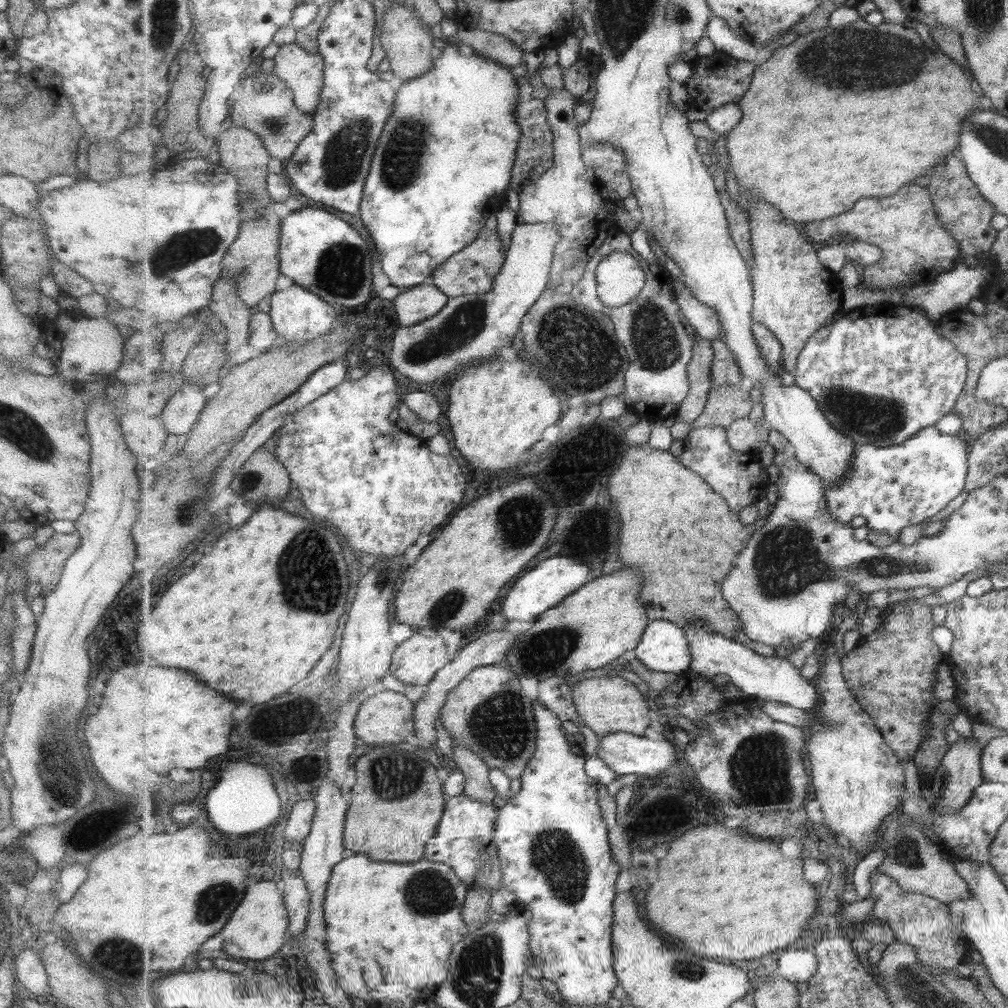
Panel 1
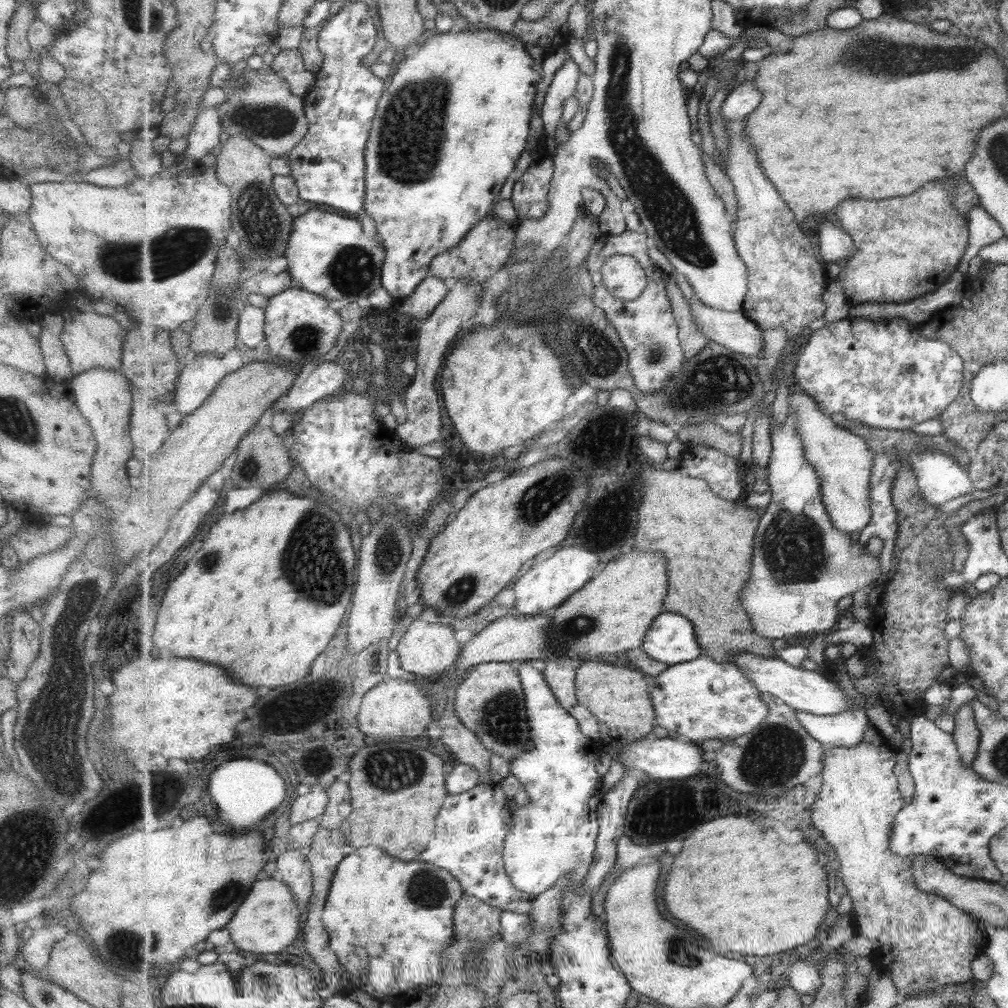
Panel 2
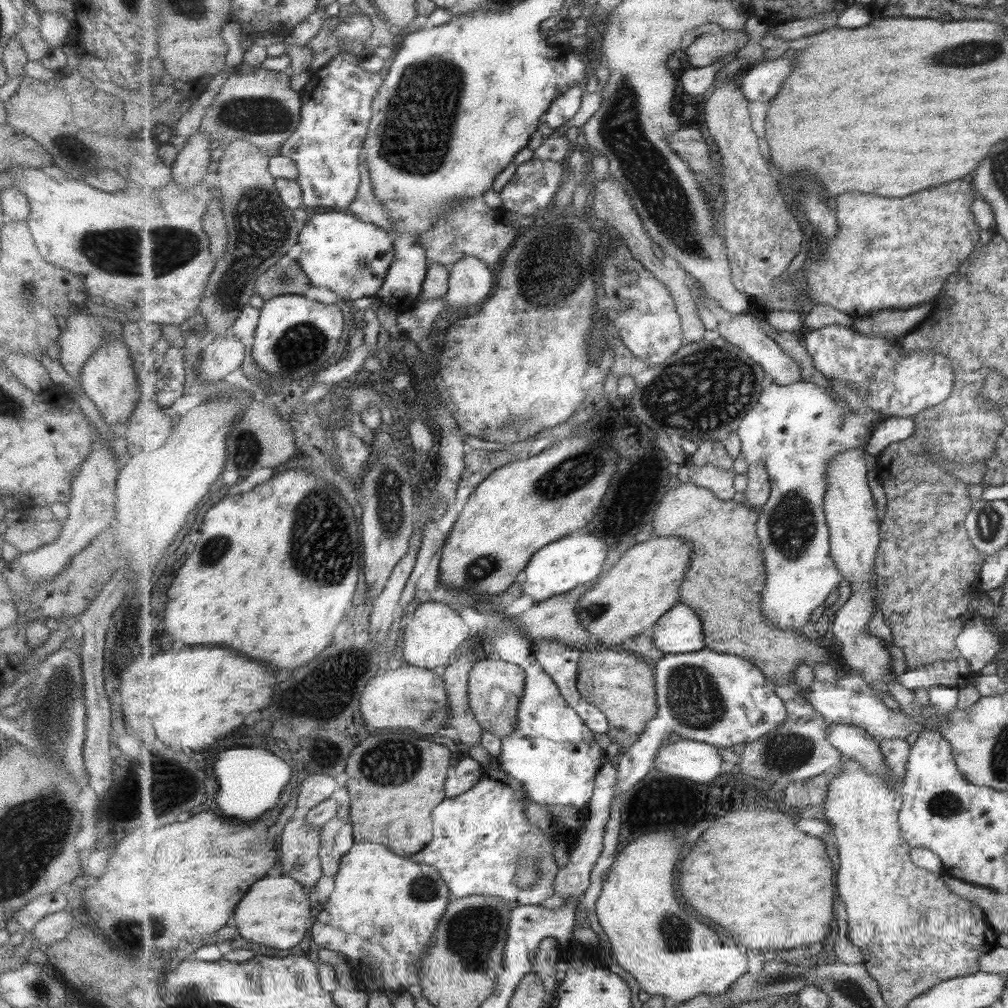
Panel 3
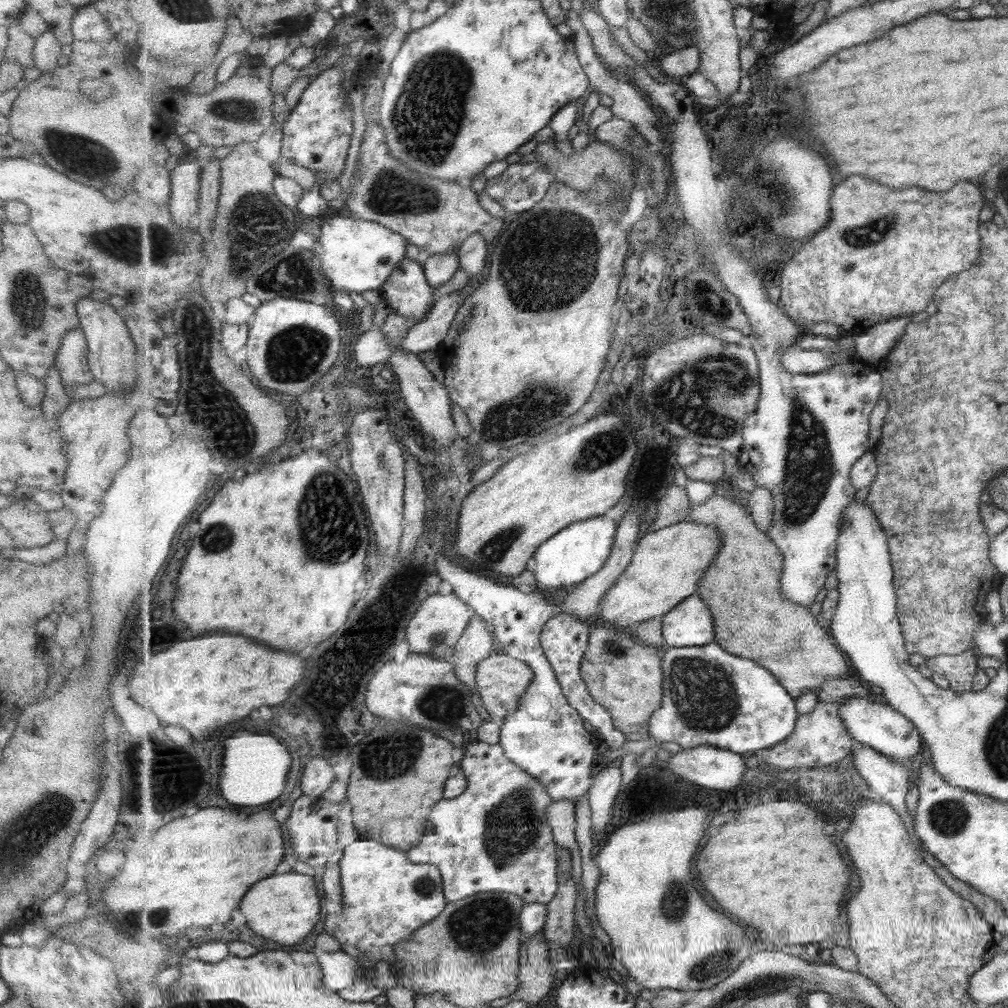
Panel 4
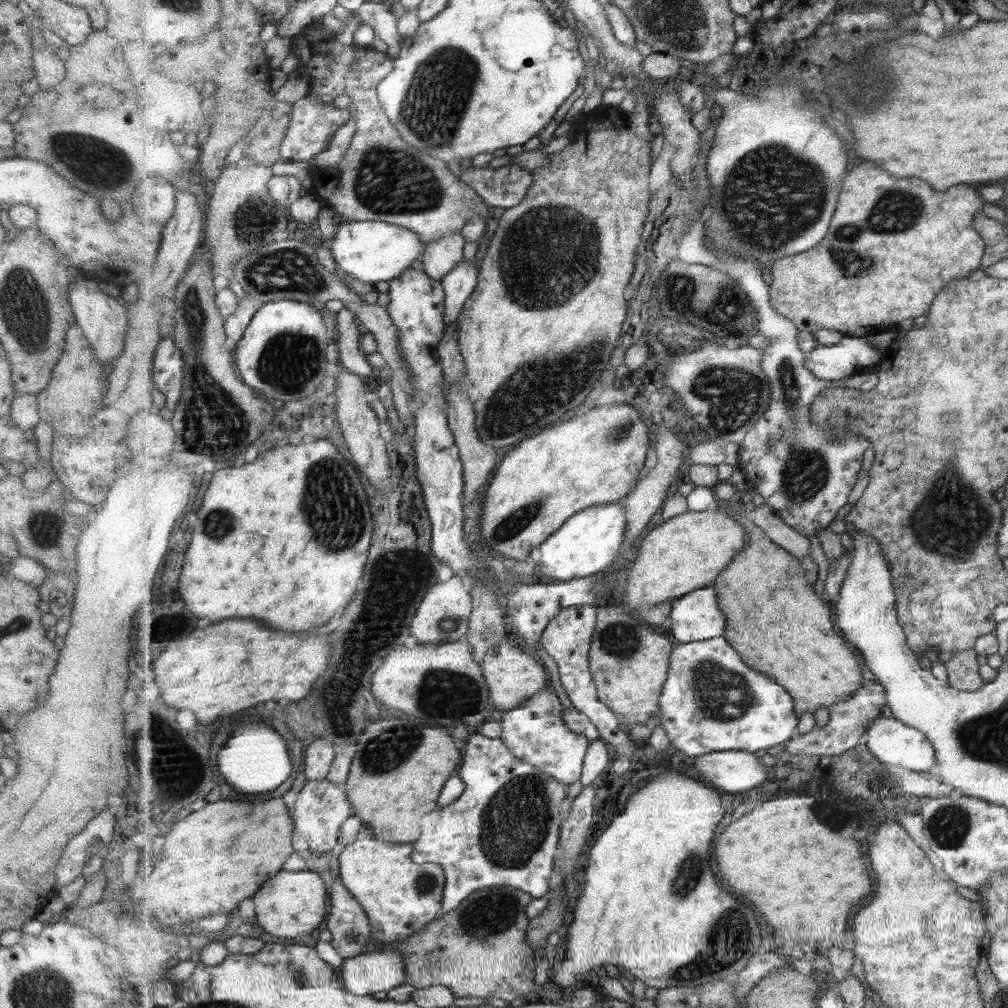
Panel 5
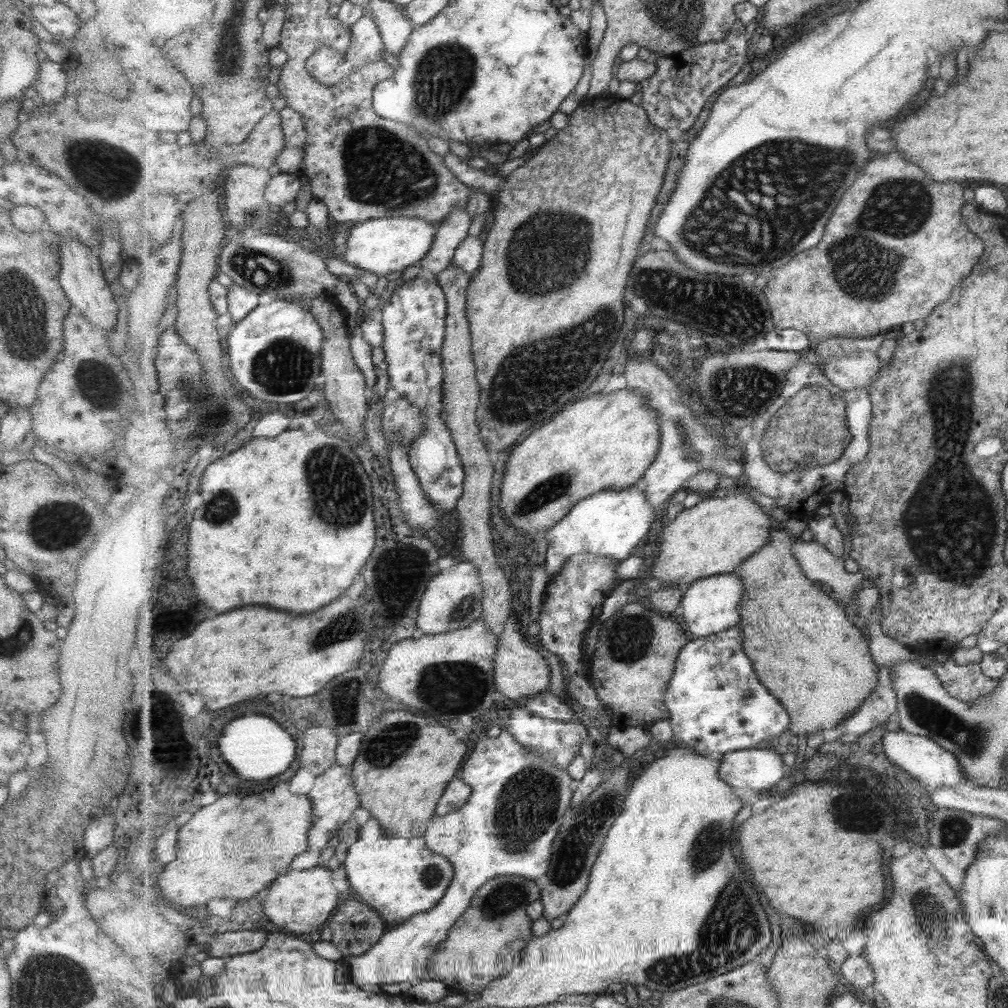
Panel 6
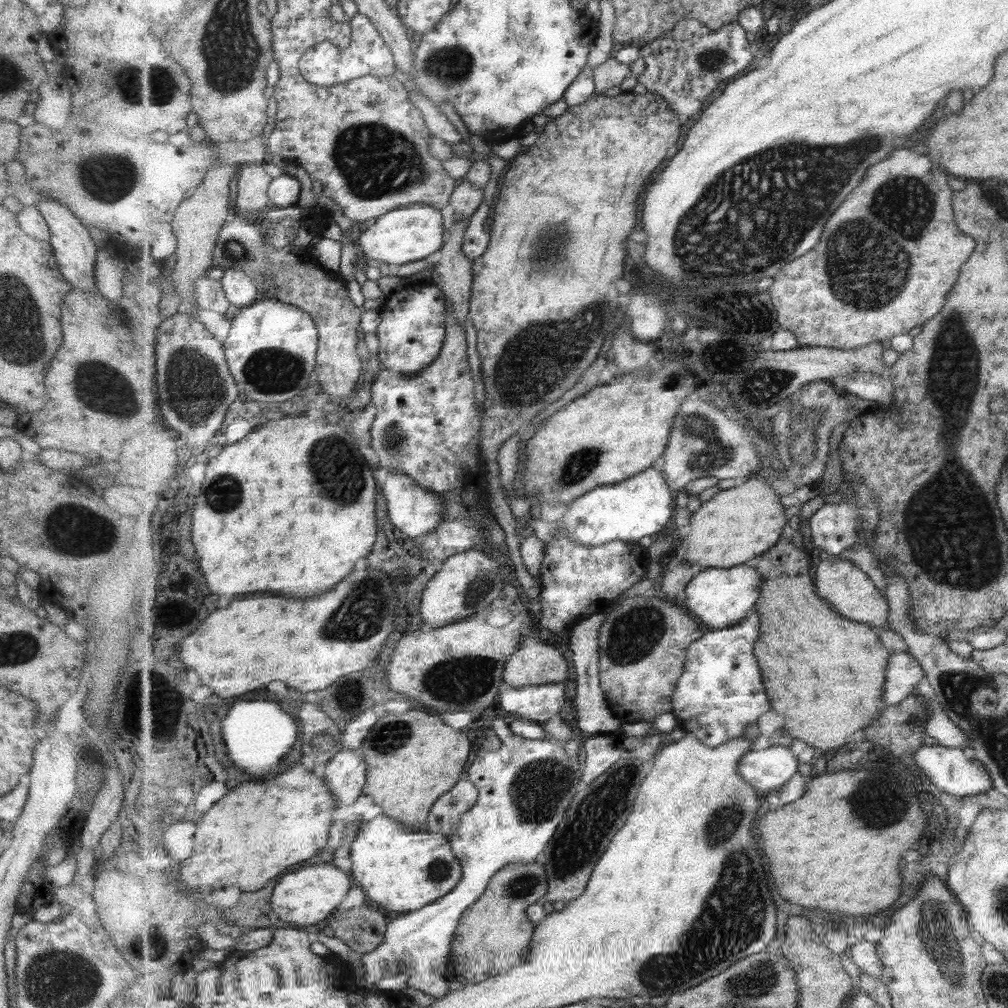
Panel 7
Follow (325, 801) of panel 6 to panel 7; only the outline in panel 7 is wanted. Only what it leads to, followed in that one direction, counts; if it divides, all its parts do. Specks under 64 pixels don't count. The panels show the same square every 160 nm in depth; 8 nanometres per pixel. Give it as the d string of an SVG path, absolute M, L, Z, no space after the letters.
M343 749L325 768L325 780L337 798L337 809L350 806L364 793L367 760L360 749Z

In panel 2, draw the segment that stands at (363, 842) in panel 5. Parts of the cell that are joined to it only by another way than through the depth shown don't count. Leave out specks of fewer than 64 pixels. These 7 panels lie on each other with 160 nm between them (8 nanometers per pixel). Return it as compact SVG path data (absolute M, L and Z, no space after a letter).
M369 845L356 849L340 863L324 908L324 923L329 946L347 971L349 980L361 981L361 990L381 1002L402 1007L414 1000L425 988L438 984L443 976L442 954L454 939L454 912L463 898L460 880L451 872L422 861L393 858L384 848Z

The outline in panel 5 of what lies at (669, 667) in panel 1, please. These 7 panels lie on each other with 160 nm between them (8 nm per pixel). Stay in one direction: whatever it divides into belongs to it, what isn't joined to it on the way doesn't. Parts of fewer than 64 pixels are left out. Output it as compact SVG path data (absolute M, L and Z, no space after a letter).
M713 585L673 601L671 618L672 635L679 644L725 636L729 621Z

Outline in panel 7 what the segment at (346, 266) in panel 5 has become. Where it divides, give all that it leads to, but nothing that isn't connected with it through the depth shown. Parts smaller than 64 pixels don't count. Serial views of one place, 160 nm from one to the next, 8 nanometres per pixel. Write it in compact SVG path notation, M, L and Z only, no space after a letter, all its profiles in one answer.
M417 203L384 214L373 224L363 228L363 234L358 234L357 241L369 263L383 262L395 268L408 262L437 258L447 242L447 237L441 209L427 203Z

